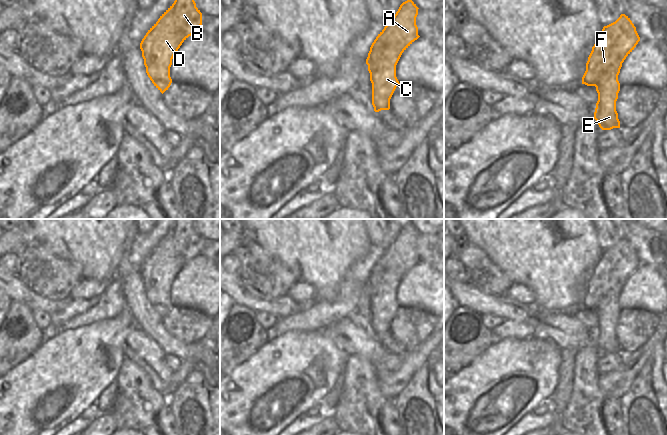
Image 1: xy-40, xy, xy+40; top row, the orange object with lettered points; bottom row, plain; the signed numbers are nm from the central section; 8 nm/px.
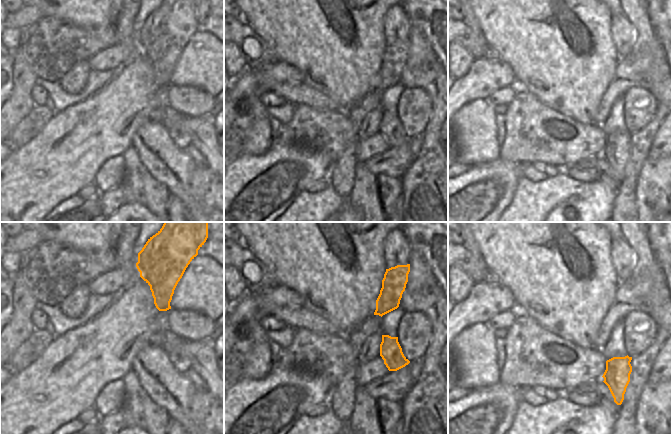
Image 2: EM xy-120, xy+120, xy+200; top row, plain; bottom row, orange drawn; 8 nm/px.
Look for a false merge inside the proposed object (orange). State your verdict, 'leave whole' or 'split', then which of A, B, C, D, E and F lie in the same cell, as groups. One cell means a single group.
split; A B C D F / E

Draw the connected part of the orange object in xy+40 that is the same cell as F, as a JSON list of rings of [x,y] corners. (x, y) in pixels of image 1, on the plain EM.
[[[625,238],[604,250],[588,281],[582,308],[595,310],[598,320],[609,320],[616,326],[620,315],[618,299],[622,287],[639,265],[636,251]]]

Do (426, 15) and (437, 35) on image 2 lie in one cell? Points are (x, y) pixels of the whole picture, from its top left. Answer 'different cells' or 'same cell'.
same cell

